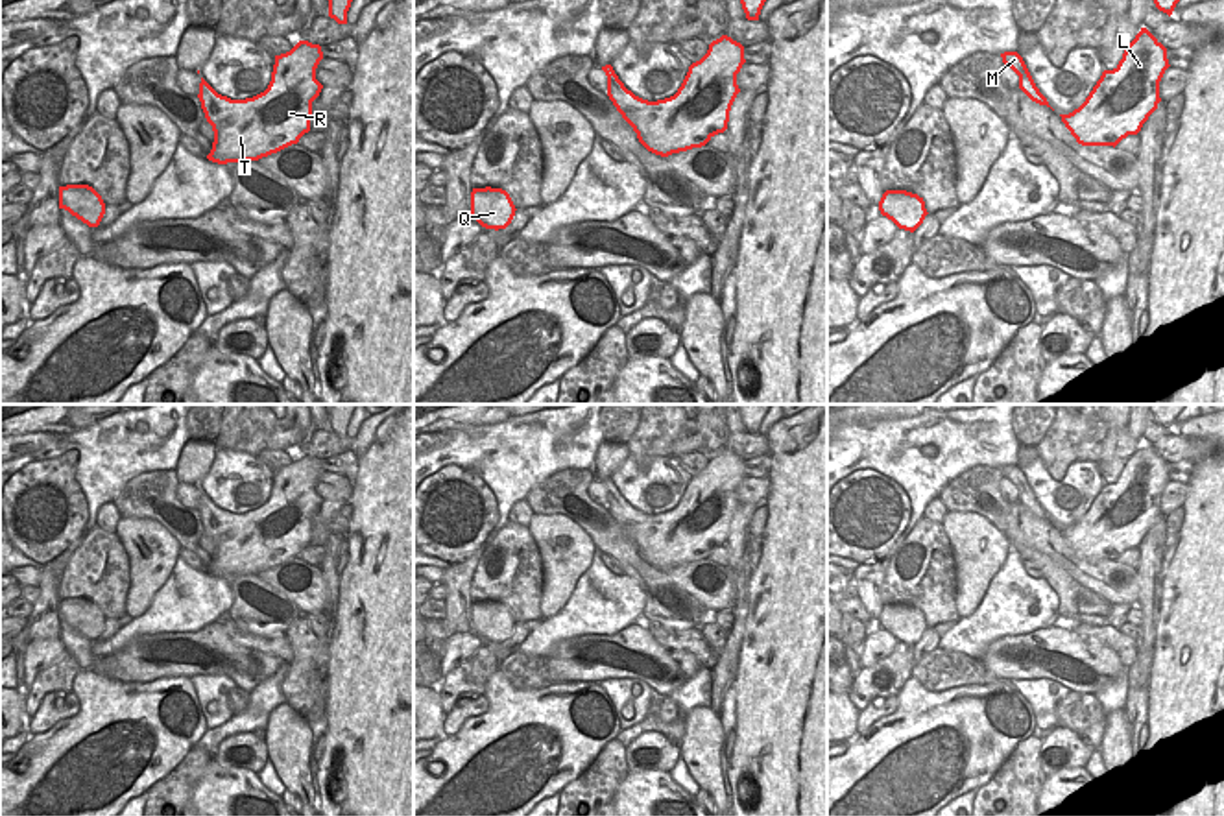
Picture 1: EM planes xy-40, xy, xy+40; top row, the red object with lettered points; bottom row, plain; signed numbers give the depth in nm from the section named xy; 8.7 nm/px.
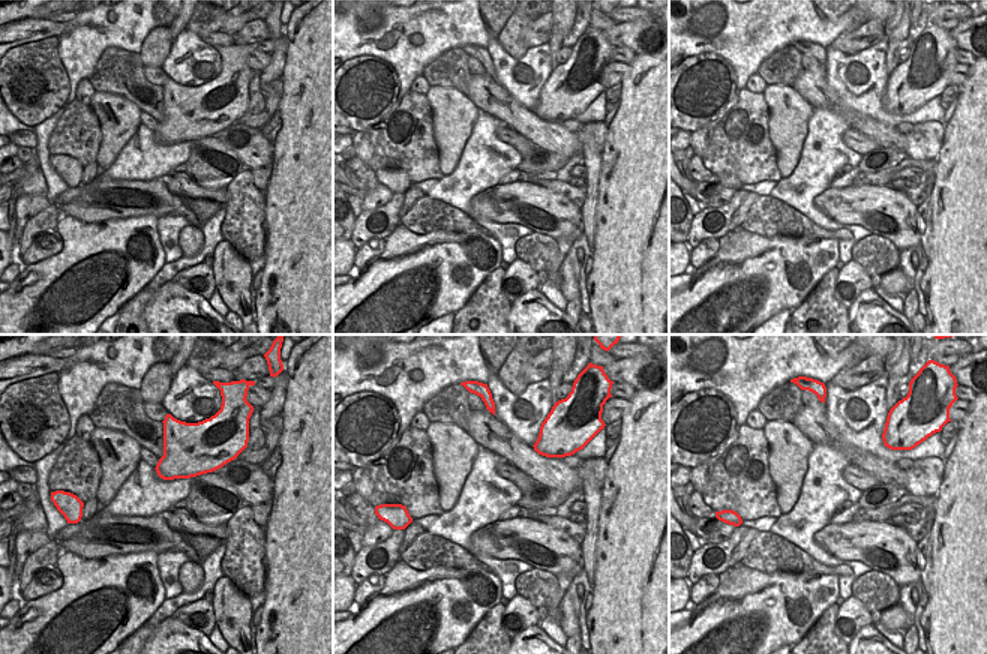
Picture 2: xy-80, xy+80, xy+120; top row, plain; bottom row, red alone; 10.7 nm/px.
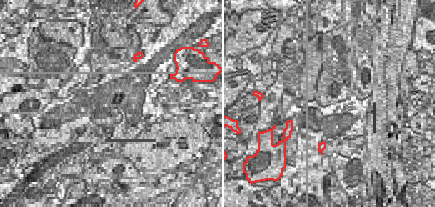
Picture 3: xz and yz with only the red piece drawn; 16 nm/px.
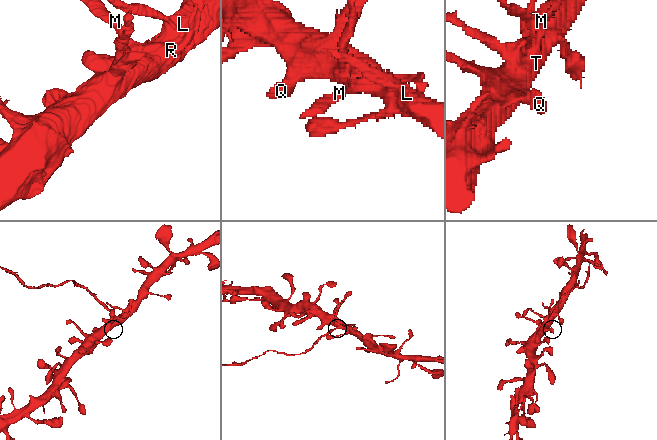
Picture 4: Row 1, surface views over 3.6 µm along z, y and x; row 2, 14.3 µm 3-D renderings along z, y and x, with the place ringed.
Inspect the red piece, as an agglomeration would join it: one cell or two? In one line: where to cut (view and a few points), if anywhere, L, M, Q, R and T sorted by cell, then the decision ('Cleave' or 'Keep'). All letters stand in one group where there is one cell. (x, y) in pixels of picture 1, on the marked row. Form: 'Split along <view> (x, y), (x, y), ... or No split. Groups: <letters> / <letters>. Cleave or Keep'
Split along xy (619, 80), (608, 91). Groups: L Q R T / M. Cleave

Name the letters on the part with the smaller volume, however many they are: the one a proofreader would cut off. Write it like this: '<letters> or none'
M

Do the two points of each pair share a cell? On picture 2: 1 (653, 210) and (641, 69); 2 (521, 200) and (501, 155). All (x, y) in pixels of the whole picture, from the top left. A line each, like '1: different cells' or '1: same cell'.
1: same cell
2: different cells

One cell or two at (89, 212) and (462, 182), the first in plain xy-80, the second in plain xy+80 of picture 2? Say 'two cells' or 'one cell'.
two cells

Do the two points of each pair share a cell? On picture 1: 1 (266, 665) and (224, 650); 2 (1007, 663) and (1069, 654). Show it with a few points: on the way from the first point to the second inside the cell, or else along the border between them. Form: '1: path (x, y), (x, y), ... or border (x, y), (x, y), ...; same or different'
1: path (255, 665), (235, 661); same
2: path (1010, 650), (1034, 648), (1038, 645), (1051, 650); same

